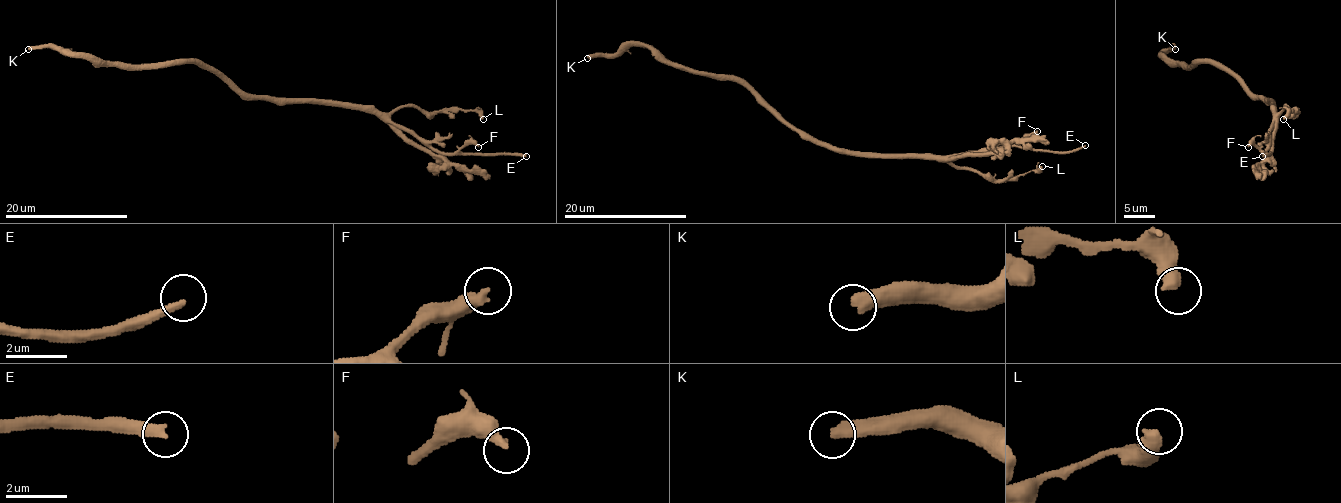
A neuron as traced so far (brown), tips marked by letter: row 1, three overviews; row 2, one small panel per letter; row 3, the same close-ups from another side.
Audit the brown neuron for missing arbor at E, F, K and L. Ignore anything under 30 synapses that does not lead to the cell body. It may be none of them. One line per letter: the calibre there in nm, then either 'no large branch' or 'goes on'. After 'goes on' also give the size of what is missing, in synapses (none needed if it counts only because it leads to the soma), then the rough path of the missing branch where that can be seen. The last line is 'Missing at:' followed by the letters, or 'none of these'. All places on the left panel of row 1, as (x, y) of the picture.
E: calibre 280 nm; no large branch
F: calibre 320 nm; no large branch
K: calibre 480 nm; goes on; 80 synapses
L: calibre 480 nm; no large branch
Missing at: K

